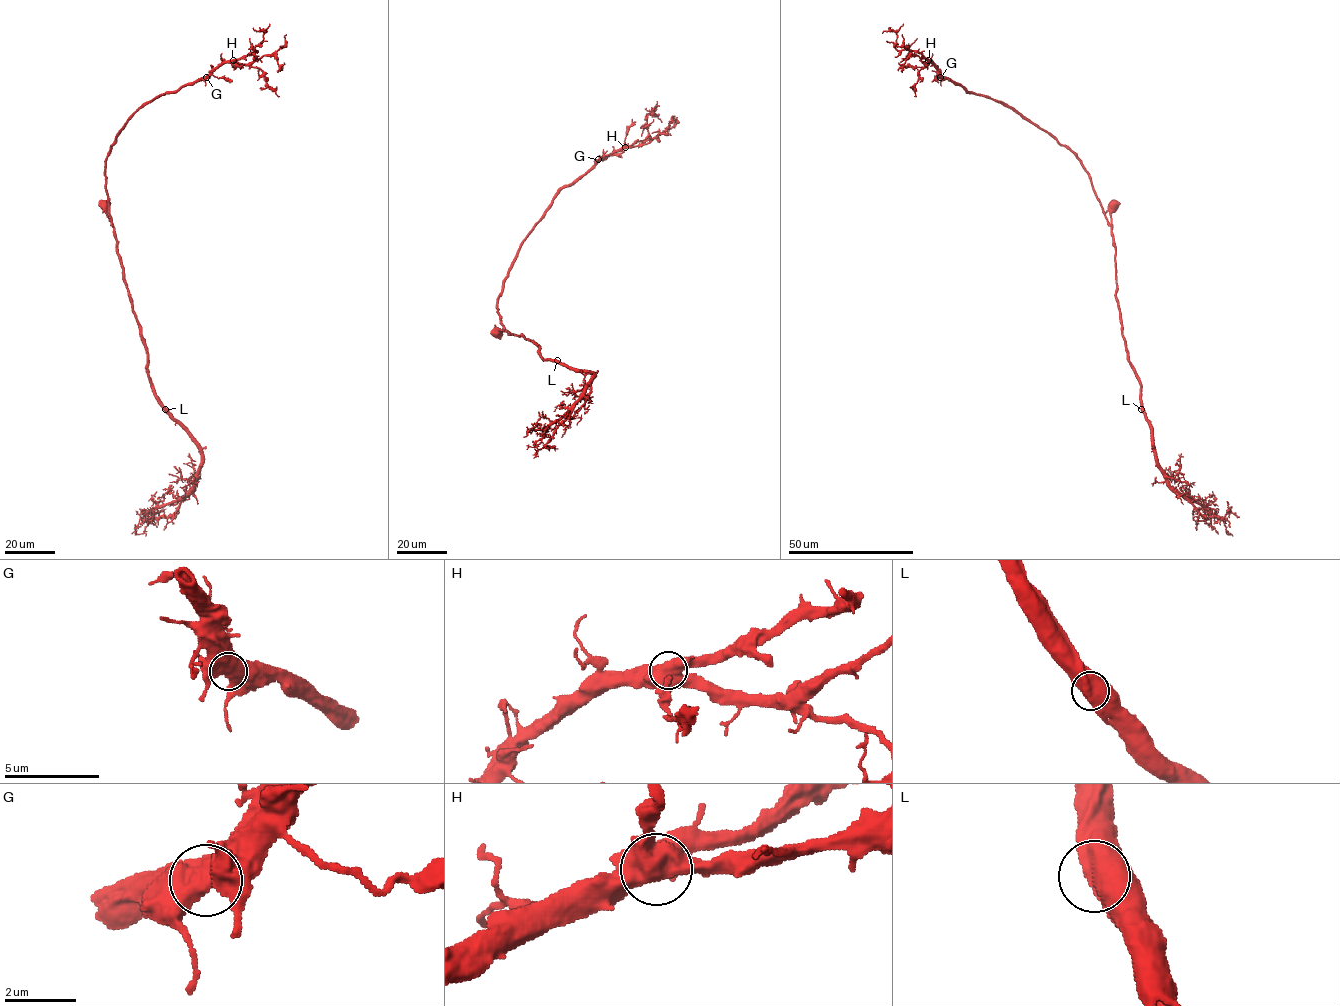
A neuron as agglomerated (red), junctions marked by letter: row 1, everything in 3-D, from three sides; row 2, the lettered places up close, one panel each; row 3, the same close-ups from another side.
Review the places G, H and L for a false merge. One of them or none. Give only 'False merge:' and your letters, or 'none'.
False merge: none

